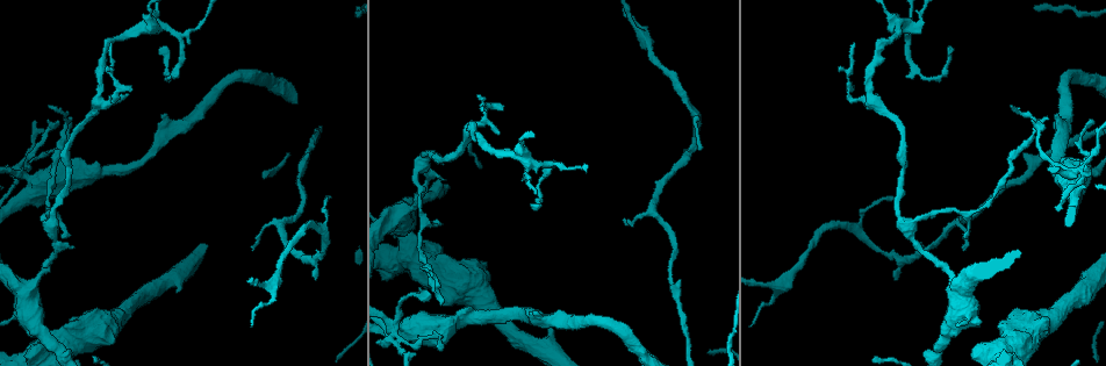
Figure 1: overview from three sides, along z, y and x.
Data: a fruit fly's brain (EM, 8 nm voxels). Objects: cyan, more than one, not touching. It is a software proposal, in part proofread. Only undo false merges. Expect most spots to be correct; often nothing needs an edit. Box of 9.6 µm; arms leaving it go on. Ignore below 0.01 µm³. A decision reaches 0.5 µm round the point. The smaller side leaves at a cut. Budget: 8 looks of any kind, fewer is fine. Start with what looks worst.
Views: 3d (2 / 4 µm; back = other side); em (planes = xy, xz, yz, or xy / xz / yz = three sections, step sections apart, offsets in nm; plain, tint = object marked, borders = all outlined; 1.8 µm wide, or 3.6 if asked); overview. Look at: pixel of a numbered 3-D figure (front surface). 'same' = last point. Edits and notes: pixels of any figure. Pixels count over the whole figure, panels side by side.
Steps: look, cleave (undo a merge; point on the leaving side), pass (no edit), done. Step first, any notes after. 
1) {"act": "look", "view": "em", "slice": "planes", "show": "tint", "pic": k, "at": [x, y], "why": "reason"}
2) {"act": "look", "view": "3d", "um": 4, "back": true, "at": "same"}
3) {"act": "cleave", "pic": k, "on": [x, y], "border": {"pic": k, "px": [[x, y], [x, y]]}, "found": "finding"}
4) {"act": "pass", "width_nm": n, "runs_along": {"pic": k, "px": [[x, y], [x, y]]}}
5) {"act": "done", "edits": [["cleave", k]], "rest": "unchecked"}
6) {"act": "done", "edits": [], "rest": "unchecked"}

{"act": "look", "view": "em", "um": 3.6, "slice": "xz", "step": 4, "show": "plain", "pic": 1, "at": [956, 290]}

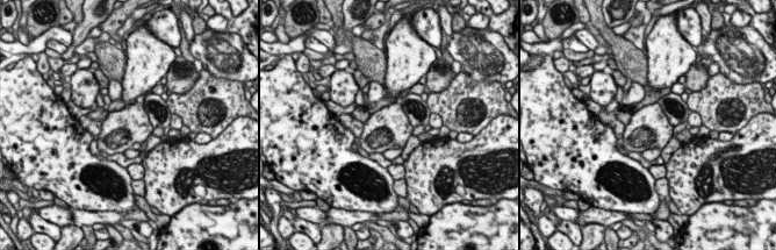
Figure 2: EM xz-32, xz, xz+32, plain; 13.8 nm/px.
{"act": "look", "view": "em", "um": 3.6, "slice": "xz", "step": 4, "show": "tint", "at": "same", "why": "with the object marked"}

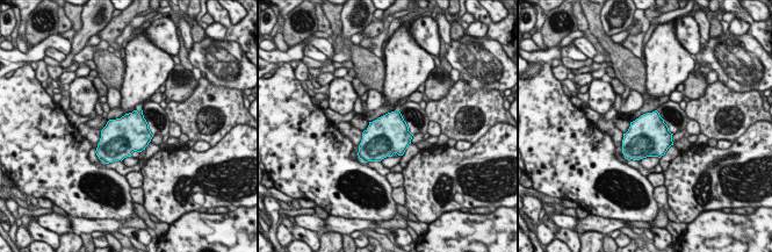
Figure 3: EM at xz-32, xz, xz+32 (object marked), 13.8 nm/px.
{"act": "pass", "width_nm": 550, "found": "one neuron here"}

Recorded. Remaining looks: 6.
{"act": "look", "view": "em", "slice": "planes", "show": "borders", "pic": 1, "at": [953, 223], "why": "branch point"}

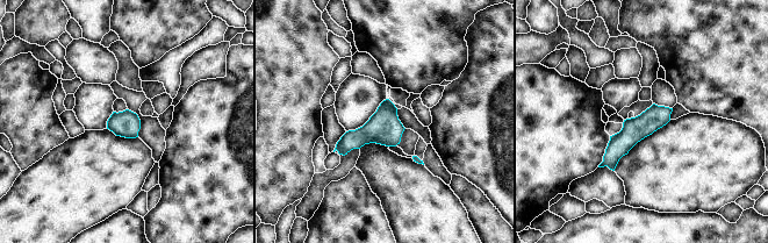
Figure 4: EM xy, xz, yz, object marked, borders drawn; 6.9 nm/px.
{"act": "pass", "width_nm": 170, "runs_along": {"pic": 4, "px": [[668, 111], [641, 126], [605, 163]]}, "found": "all the same neuron"}

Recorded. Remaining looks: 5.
{"act": "look", "view": "3d", "um": 2, "pic": 1, "at": [519, 153], "why": "four or more arms meet"}

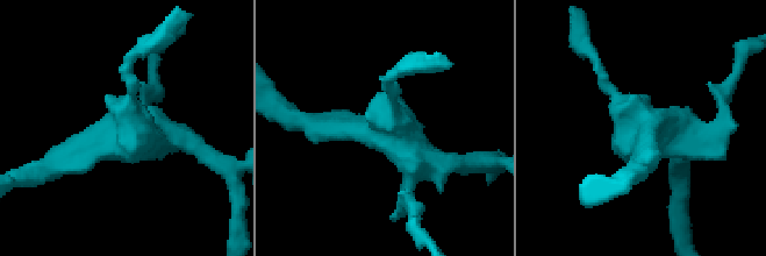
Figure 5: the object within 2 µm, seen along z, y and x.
{"act": "look", "view": "em", "slice": "planes", "show": "tint", "pic": 5, "at": [642, 139], "arms": 4}

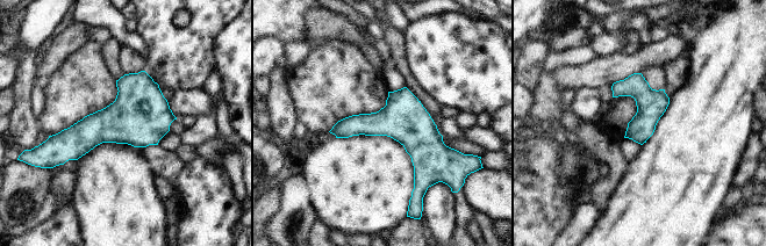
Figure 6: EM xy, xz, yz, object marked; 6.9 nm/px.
{"act": "pass", "found": "one neuron here"}

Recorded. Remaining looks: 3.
{"act": "done", "edits": [], "rest": "unchecked"}

